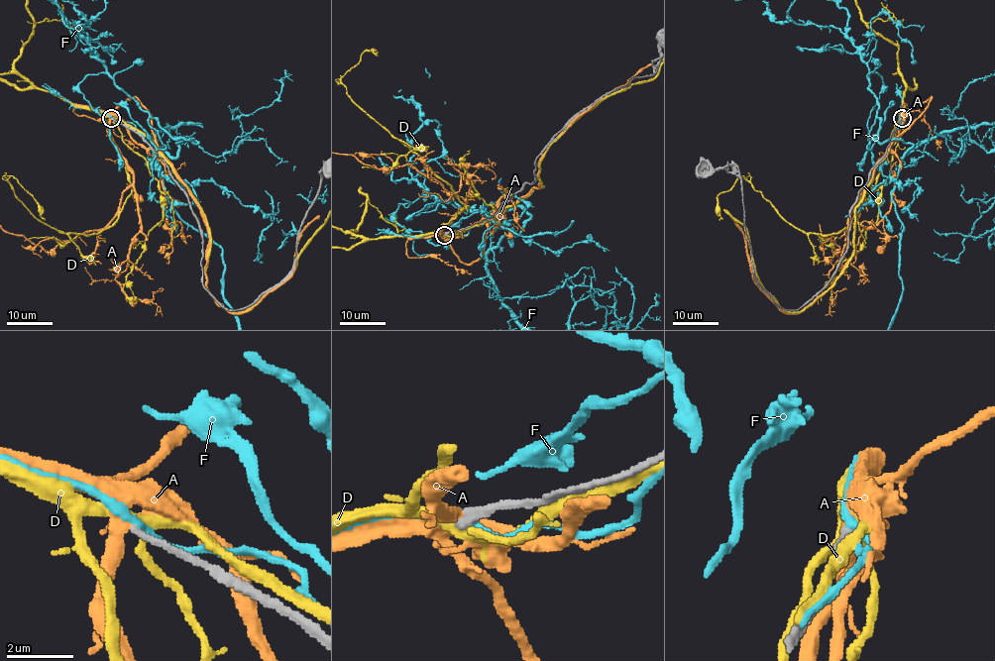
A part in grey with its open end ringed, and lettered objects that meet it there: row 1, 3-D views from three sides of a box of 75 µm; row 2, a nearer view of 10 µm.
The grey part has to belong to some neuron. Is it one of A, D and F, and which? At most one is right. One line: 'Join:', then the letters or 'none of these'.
Join: none of these

